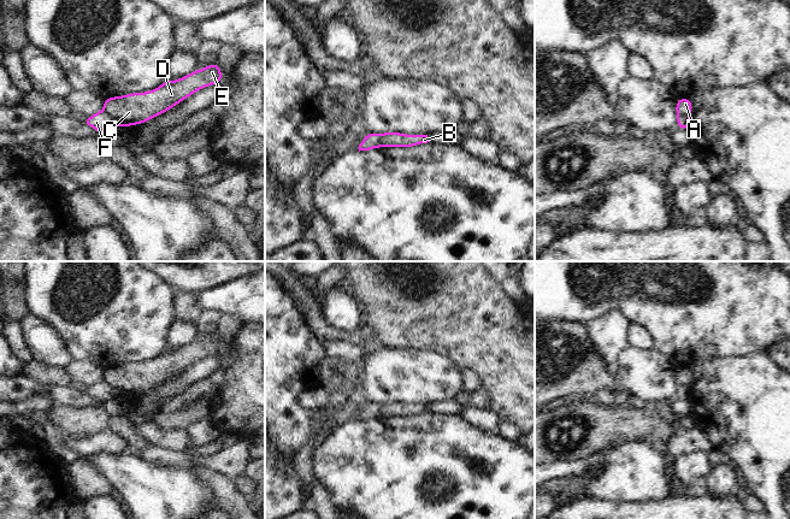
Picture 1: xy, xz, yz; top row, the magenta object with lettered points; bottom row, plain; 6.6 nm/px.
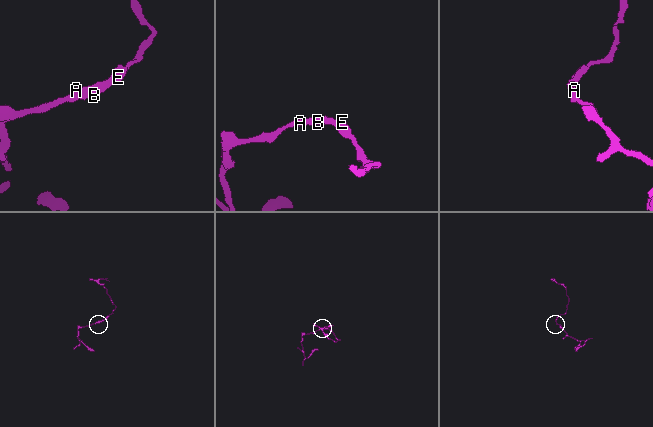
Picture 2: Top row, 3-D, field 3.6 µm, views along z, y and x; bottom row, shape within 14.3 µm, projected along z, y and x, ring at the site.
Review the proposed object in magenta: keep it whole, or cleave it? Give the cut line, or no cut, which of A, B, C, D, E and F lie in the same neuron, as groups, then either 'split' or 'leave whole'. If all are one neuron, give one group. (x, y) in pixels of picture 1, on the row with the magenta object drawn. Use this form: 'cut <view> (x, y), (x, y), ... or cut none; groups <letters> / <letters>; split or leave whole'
cut xy (104, 108), (119, 124); groups A B C D E / F; split

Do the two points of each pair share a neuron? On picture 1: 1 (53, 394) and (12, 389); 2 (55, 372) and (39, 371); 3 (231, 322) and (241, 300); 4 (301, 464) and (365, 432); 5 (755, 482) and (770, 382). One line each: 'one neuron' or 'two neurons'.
1: one neuron
2: one neuron
3: two neurons
4: two neurons
5: one neuron

